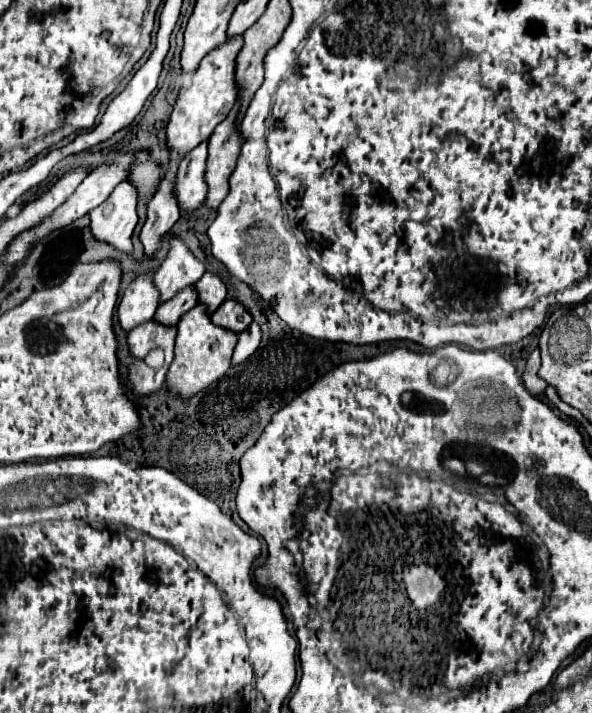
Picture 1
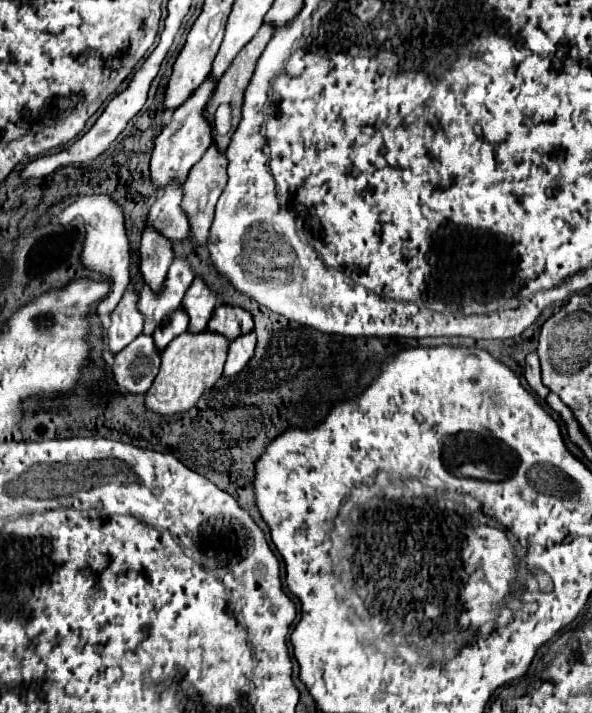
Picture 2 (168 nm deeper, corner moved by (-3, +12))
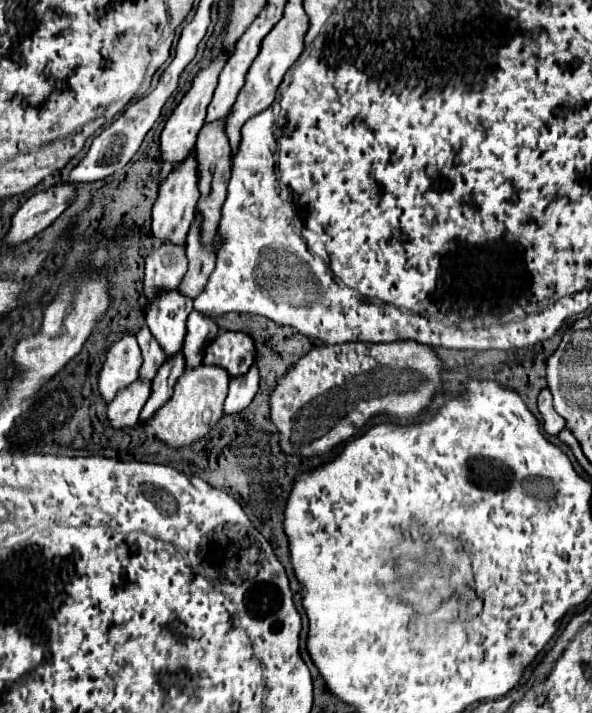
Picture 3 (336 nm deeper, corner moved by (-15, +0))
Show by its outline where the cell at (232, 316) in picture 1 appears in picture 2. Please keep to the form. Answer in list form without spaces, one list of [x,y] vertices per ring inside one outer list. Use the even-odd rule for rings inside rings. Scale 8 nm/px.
[[[221,304],[215,308],[207,330],[211,332],[219,332],[225,338],[233,340],[241,334],[247,334],[253,330],[253,316],[239,308],[239,306],[229,306],[229,304]]]

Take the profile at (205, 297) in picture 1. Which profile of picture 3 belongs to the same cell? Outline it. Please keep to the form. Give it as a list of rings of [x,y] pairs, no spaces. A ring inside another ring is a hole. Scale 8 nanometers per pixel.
[[[193,310],[187,320],[187,336],[183,344],[185,368],[197,368],[197,364],[203,360],[207,344],[211,344],[215,336],[217,336],[217,324]]]

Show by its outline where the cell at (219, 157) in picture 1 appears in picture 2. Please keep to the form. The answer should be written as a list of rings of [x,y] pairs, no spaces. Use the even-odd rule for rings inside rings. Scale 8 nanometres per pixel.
[[[215,144],[205,152],[205,156],[191,168],[183,190],[185,190],[185,198],[183,198],[183,210],[189,216],[189,224],[191,224],[191,238],[197,244],[205,244],[207,236],[209,236],[209,228],[211,228],[211,220],[213,220],[213,212],[215,212],[215,204],[223,192],[227,184],[227,158],[225,154],[219,152],[219,148],[215,148]]]

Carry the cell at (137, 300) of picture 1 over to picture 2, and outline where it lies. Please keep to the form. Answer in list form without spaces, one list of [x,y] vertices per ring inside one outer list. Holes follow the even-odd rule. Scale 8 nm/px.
[[[129,284],[121,302],[111,314],[111,326],[107,330],[109,334],[109,350],[115,354],[123,350],[135,336],[143,332],[143,314],[139,312],[139,292],[135,284]]]

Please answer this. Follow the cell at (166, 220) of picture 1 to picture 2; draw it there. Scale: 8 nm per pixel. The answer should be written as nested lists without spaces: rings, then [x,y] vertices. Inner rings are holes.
[[[147,226],[143,230],[143,238],[141,238],[141,274],[145,278],[145,282],[153,288],[159,290],[167,268],[173,262],[173,250],[171,250],[171,242],[167,242],[167,238],[159,232],[155,232],[155,228]]]

